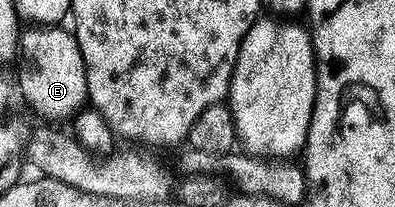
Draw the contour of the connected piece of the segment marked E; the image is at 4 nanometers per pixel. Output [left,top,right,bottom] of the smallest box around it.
[17,26,88,123]

